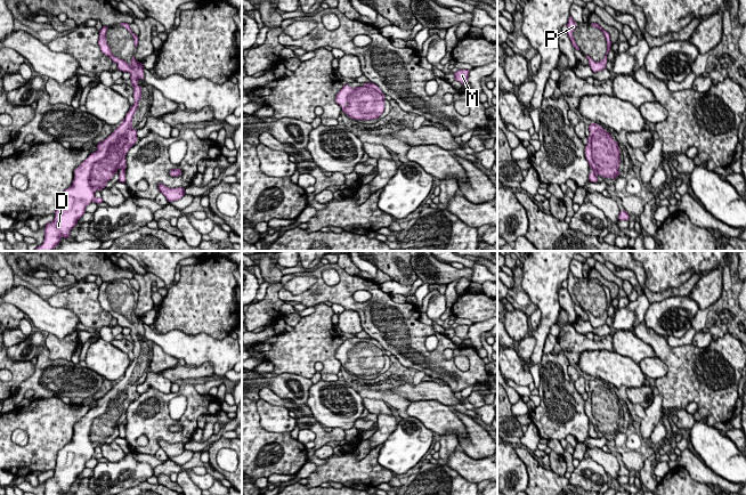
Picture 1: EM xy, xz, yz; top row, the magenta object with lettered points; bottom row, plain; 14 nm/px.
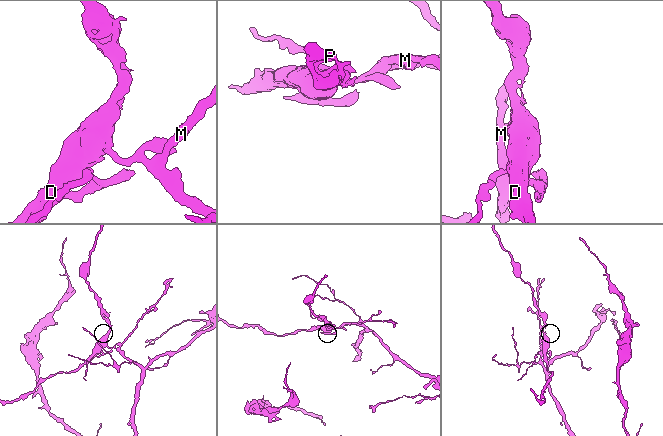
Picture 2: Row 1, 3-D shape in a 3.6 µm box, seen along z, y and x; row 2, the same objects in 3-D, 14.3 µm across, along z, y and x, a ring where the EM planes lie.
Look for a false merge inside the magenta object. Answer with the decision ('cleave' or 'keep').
cleave

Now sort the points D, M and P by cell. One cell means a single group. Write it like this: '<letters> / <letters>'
D P / M

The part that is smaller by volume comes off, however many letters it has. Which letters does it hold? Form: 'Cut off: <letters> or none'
Cut off: D, P

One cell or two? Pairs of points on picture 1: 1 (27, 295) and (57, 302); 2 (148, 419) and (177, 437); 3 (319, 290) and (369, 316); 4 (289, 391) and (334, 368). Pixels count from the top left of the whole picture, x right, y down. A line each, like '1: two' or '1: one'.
1: two
2: one
3: one
4: two

